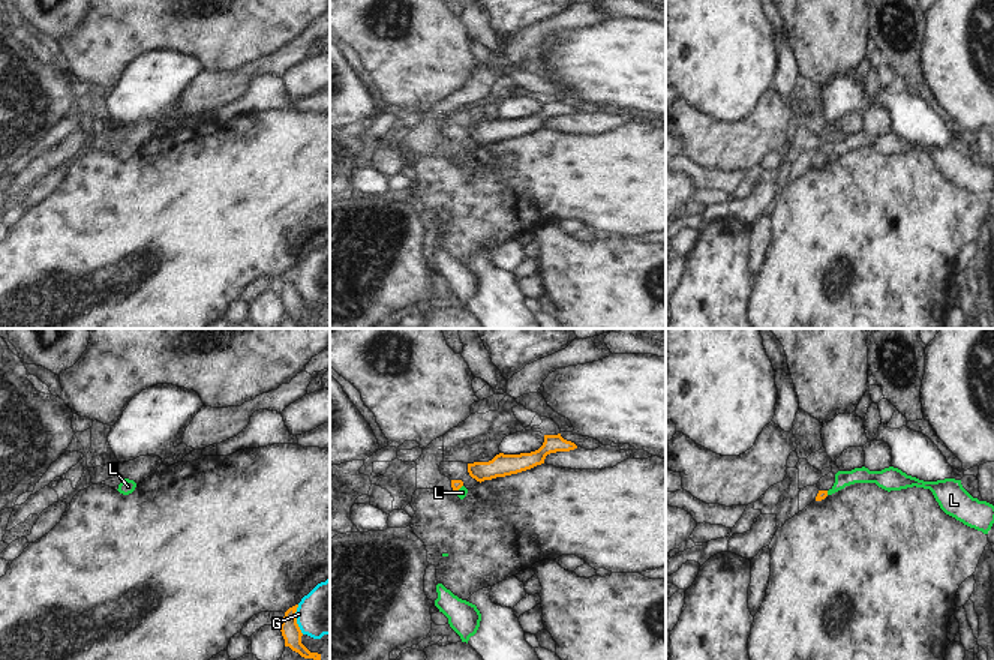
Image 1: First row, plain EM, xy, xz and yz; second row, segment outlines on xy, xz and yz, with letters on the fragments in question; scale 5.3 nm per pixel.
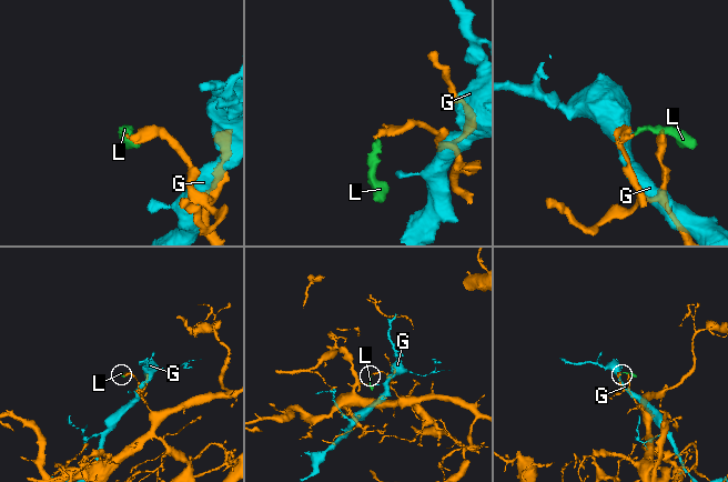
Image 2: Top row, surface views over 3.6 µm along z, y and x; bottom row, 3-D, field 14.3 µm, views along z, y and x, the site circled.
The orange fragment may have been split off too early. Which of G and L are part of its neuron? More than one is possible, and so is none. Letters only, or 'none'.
L

